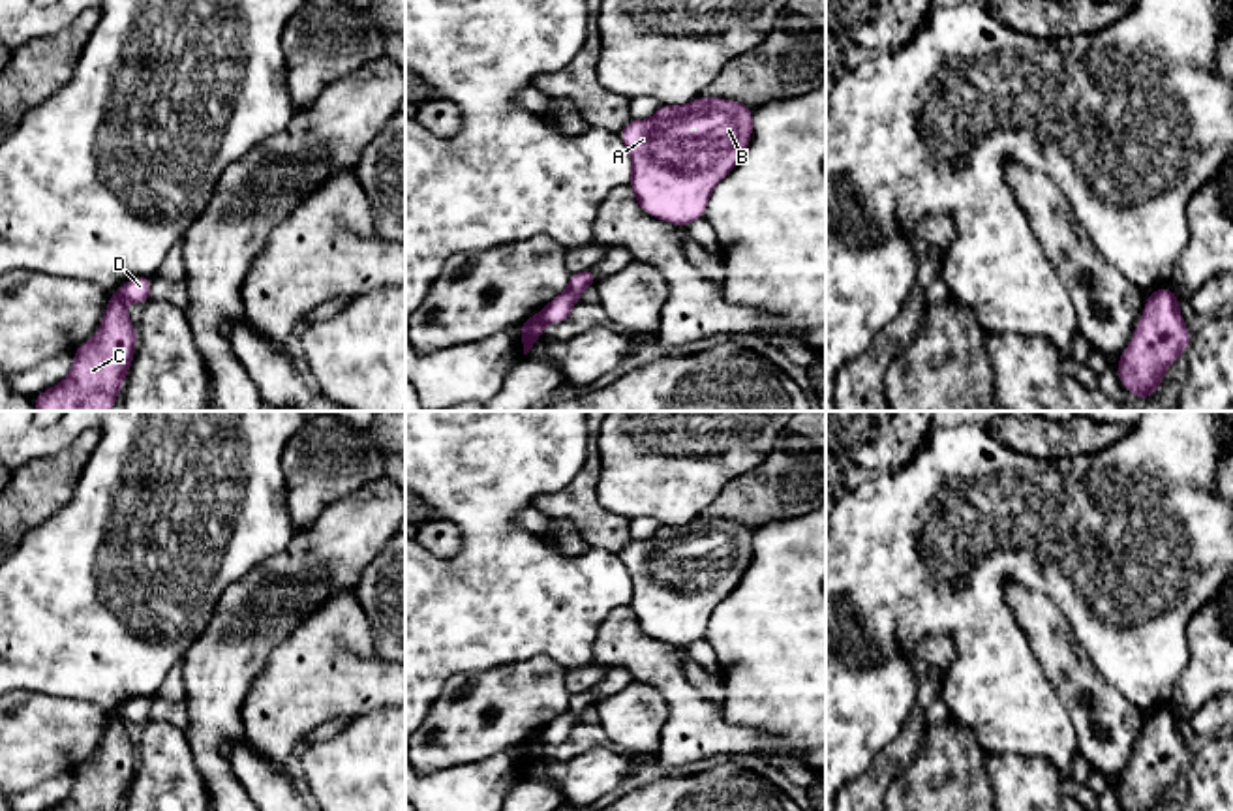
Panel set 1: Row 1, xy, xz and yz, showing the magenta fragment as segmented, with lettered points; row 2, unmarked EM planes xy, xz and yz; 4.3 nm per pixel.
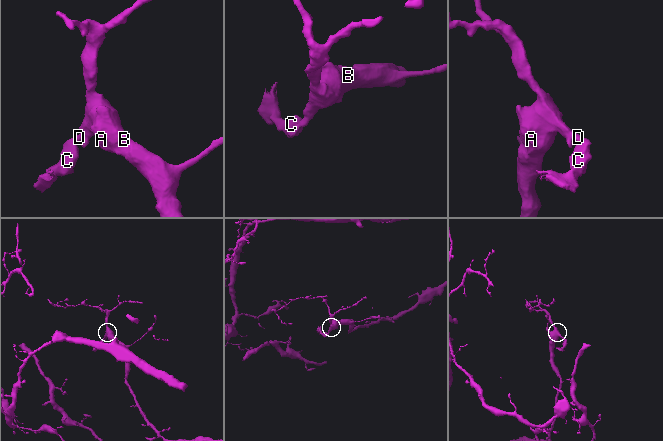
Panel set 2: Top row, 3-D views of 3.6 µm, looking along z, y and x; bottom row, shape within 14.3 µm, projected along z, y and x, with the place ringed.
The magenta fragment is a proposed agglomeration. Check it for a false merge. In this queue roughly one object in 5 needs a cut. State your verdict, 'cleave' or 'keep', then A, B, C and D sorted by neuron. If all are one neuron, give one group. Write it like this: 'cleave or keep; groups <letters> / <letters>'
cleave; groups A B D / C

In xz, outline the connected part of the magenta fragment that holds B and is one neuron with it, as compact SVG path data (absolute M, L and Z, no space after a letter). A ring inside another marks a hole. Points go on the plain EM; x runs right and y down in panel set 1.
M700 516L687 526L659 526L649 541L631 539L619 554L631 574L631 610L634 612L638 629L664 644L689 648L704 638L708 621L715 606L739 584L753 559L753 528L723 518ZM694 539L702 546L696 558L683 558L679 552L689 548Z

